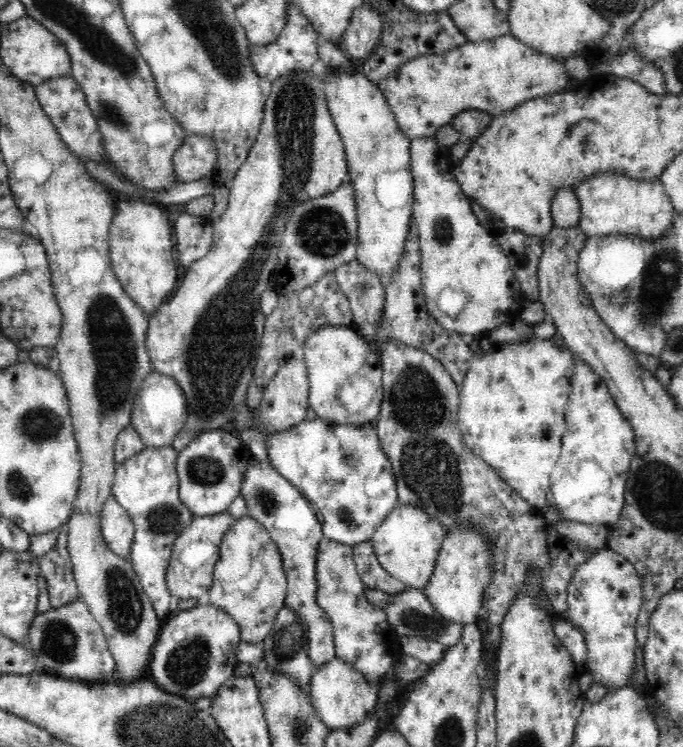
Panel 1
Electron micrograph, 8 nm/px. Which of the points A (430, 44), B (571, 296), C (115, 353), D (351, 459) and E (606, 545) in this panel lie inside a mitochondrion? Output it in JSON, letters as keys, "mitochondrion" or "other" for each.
{"A":"other","B":"other","C":"mitochondrion","D":"mitochondrion","E":"other"}

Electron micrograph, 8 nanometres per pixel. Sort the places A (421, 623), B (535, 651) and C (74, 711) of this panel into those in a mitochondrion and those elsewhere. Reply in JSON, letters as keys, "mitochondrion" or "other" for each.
{"A":"mitochondrion","B":"other","C":"other"}

